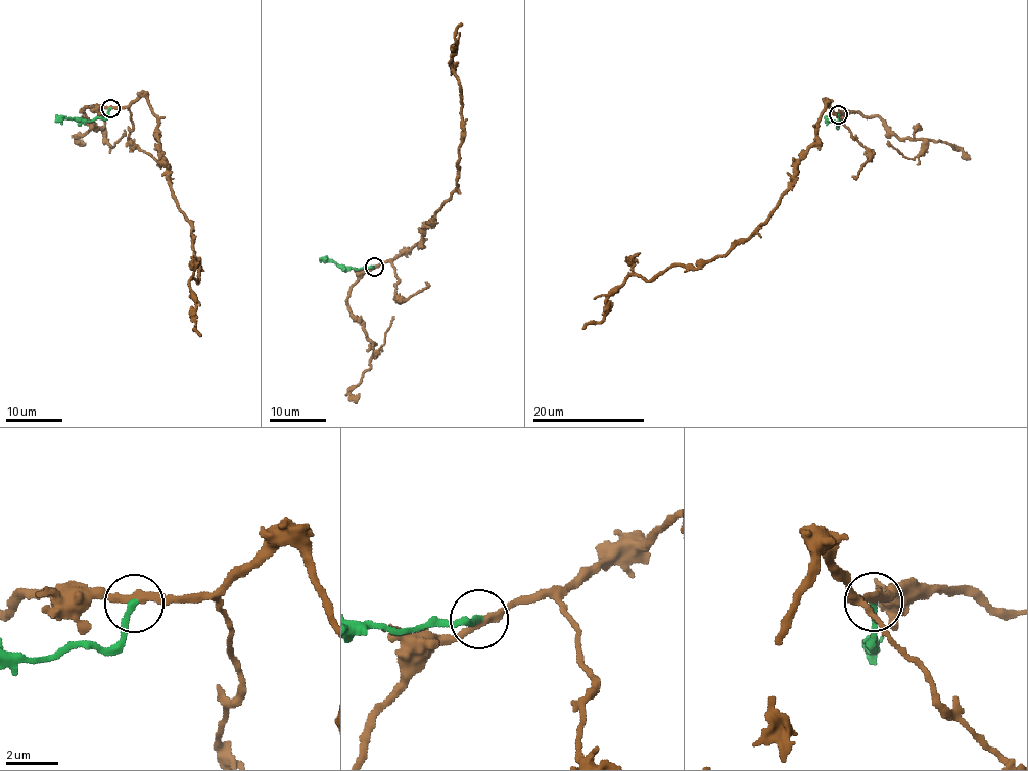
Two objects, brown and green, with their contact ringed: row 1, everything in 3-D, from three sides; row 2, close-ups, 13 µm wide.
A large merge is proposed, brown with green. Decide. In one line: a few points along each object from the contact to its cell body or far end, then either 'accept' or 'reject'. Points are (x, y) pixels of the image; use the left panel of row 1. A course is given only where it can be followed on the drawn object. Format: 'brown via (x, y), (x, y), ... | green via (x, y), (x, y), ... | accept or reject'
brown via (110, 109), (142, 96), (156, 117), (158, 152), (199, 264), (189, 288), (200, 336) | green via (110, 109), (106, 117), (58, 117), (55, 122) | accept

